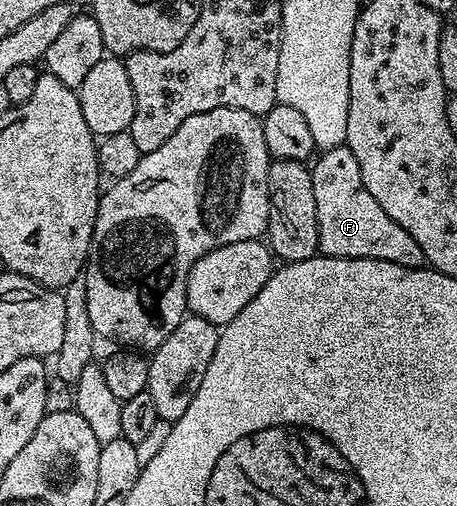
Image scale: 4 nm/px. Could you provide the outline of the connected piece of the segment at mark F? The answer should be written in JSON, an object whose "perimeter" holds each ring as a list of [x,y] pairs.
{"perimeter":[[[346,145],[321,151],[313,159],[310,175],[316,192],[318,248],[325,257],[375,258],[404,268],[416,268],[426,262],[420,244],[416,244],[416,240],[412,240],[412,236],[408,236],[408,232],[400,228],[400,224],[396,224],[380,204],[376,204],[372,192],[364,188],[360,164],[356,164],[356,156],[352,156]]]}

